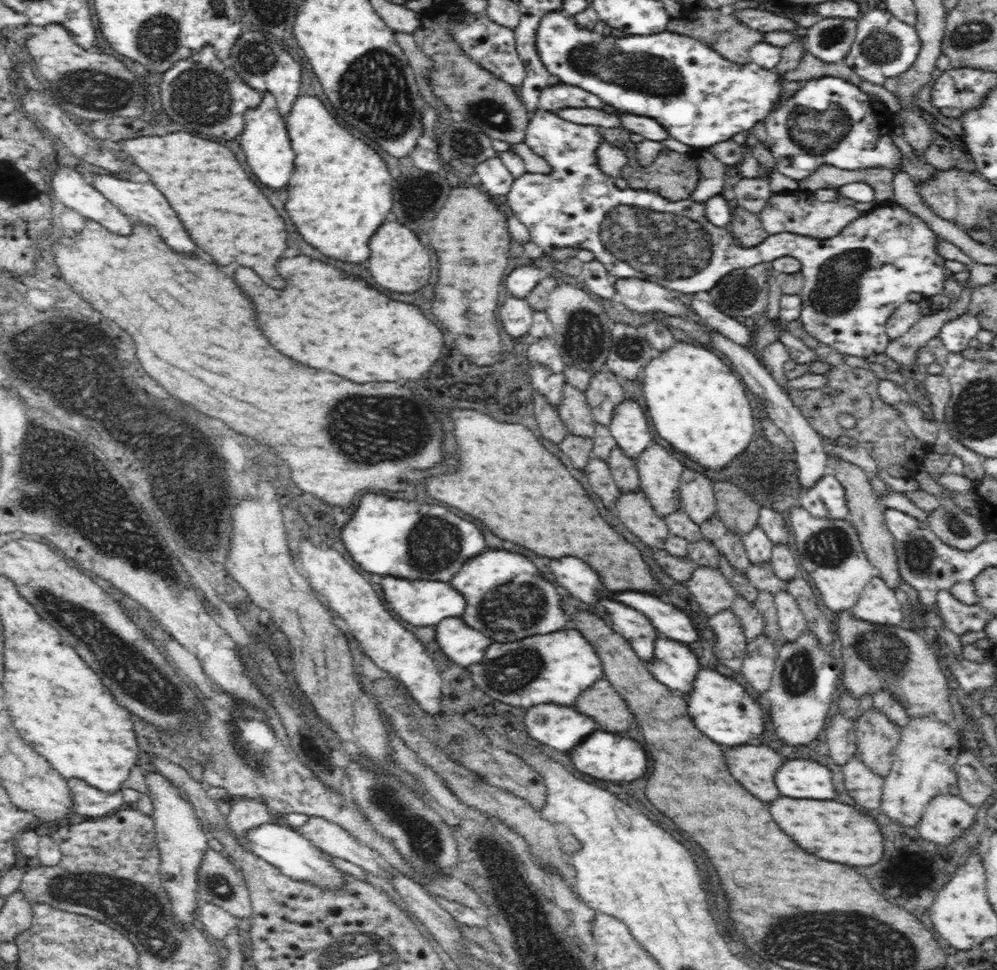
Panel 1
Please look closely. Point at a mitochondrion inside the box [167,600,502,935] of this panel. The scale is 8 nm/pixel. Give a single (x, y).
(425, 838)

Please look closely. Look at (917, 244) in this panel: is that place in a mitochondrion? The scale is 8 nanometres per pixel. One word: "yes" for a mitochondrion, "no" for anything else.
no

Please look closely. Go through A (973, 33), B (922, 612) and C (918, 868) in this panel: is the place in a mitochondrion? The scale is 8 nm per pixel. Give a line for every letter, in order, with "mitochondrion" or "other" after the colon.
A: mitochondrion
B: other
C: other

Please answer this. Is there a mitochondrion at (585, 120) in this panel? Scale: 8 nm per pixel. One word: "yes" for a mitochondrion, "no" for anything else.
no

